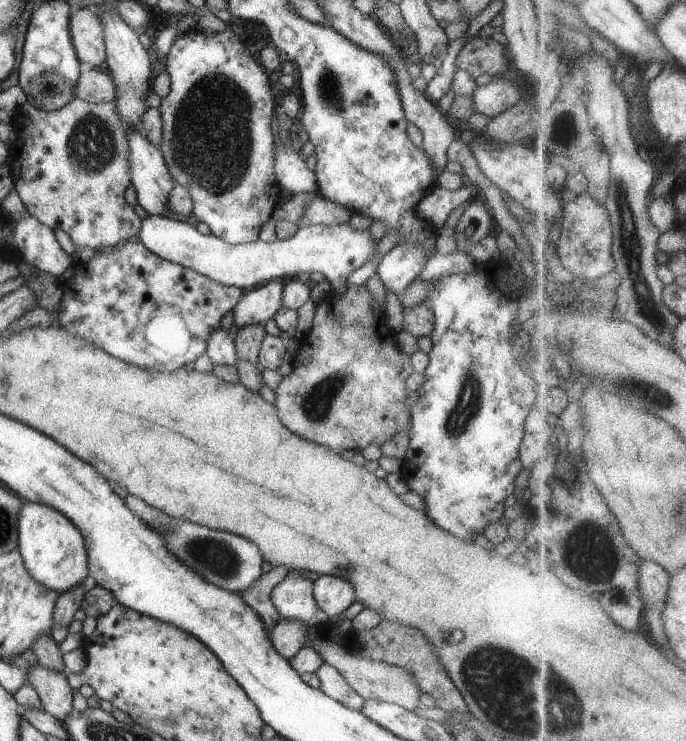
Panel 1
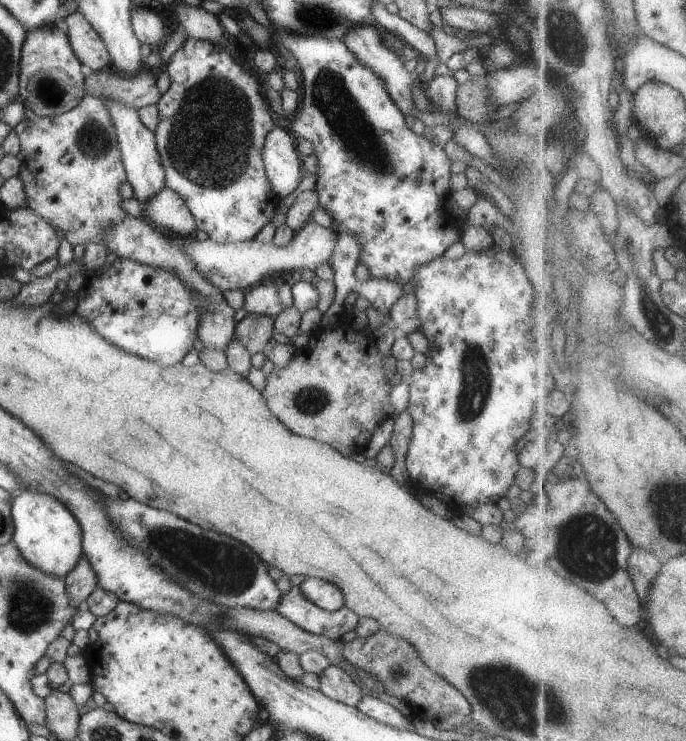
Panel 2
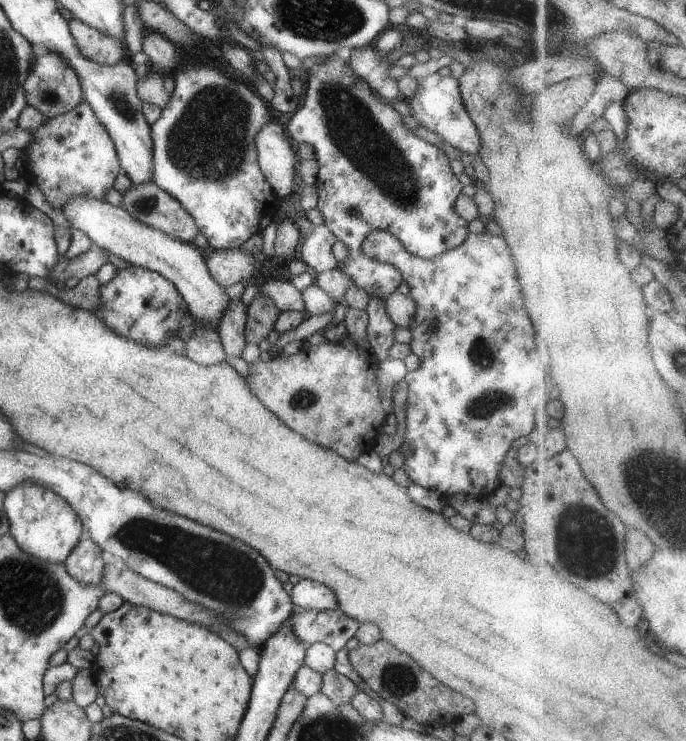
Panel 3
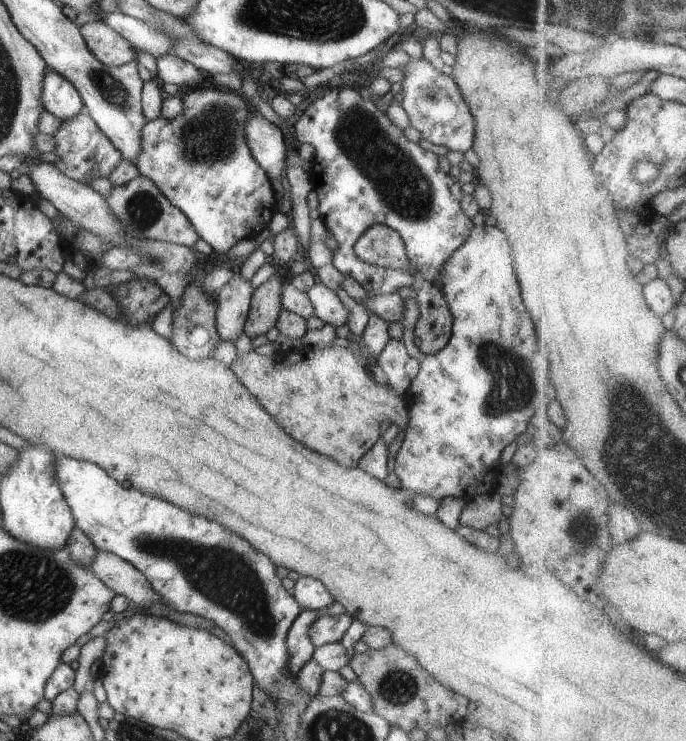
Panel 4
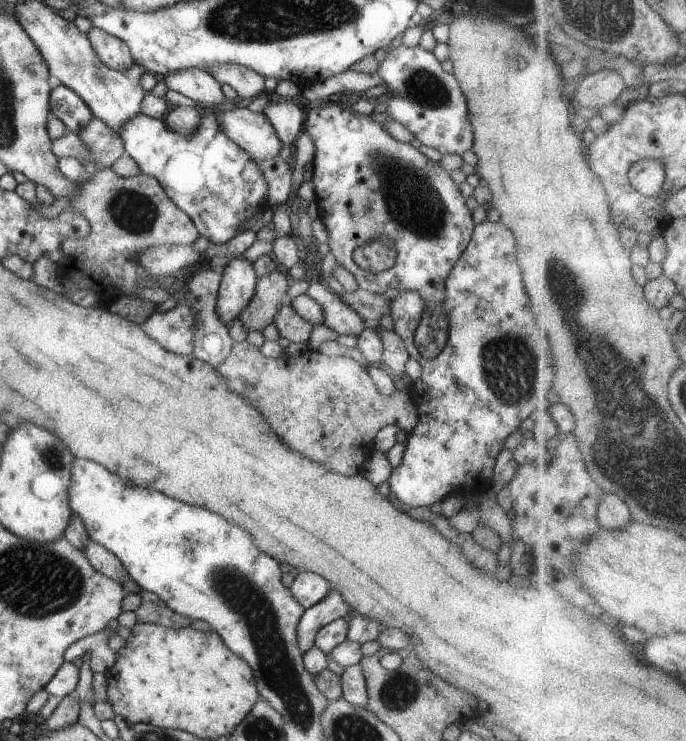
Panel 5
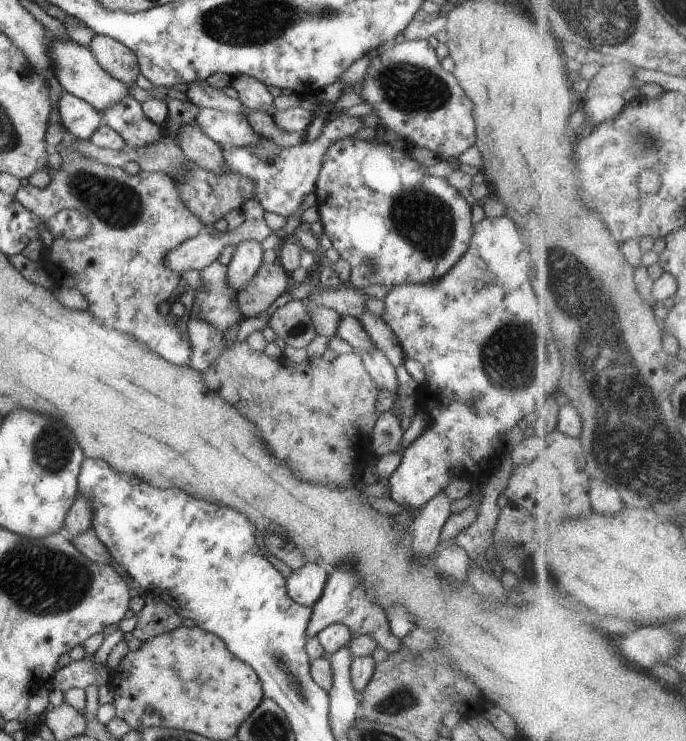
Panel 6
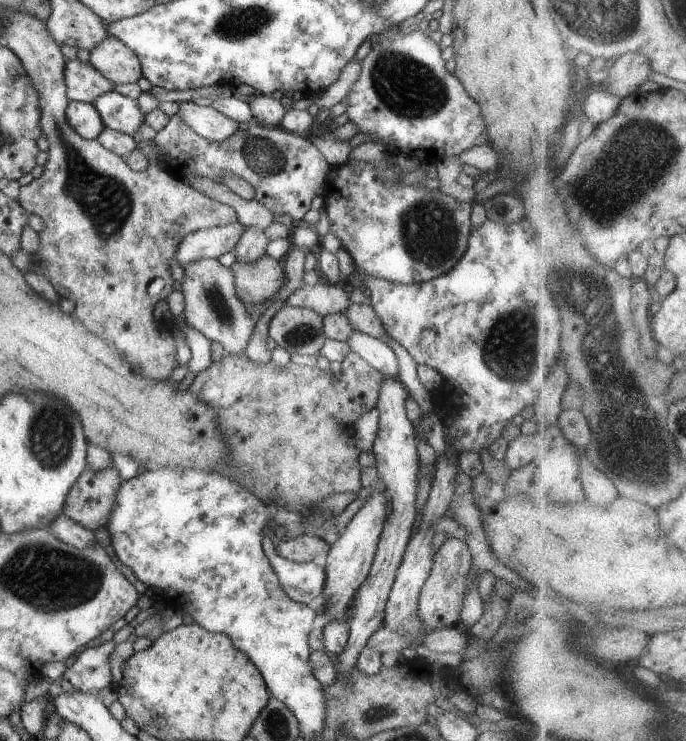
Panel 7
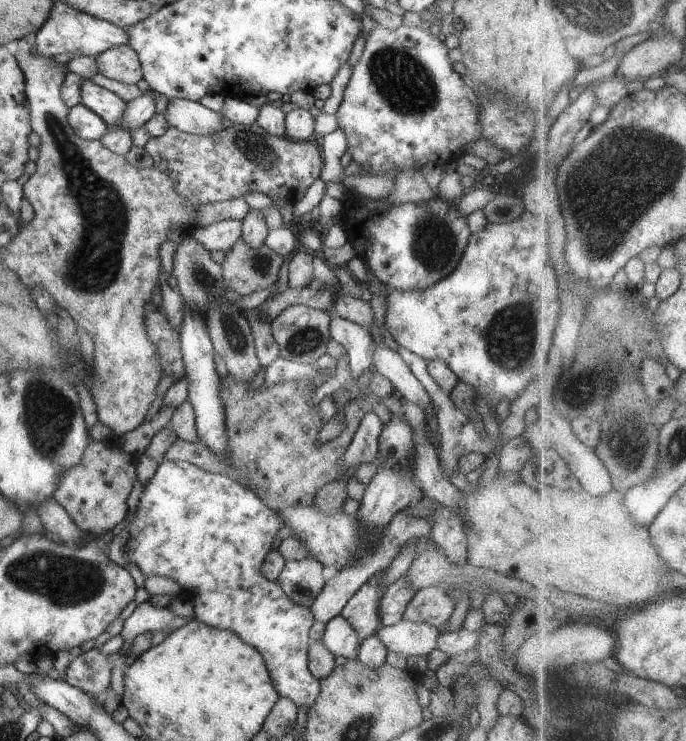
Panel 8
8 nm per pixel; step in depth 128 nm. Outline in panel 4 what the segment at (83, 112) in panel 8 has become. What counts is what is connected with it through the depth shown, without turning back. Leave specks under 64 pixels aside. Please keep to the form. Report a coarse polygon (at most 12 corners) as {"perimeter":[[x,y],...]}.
{"perimeter":[[50,68],[42,80],[44,110],[63,121],[85,108],[70,81]]}

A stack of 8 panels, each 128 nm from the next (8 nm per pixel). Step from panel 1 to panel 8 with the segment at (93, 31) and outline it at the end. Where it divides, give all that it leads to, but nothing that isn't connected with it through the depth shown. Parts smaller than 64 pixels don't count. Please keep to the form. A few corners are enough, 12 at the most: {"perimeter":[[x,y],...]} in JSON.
{"perimeter":[[114,46],[95,60],[98,72],[124,84],[143,78],[138,55]]}

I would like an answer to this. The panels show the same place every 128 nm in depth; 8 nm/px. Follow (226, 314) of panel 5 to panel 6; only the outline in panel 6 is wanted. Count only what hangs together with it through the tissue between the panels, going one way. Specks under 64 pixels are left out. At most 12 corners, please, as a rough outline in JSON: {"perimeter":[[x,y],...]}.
{"perimeter":[[247,239],[227,266],[237,292],[263,264],[264,248]]}

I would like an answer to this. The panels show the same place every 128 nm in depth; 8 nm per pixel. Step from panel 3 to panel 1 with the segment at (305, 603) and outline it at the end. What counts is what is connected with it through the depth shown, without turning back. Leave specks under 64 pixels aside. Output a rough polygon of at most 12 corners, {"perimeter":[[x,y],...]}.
{"perimeter":[[316,578],[313,597],[330,618],[356,600],[350,582]]}

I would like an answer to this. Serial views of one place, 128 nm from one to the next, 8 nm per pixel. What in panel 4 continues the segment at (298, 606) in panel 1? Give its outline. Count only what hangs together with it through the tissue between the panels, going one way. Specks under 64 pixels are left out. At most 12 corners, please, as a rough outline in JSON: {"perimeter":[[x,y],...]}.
{"perimeter":[[348,614],[320,616],[310,626],[318,648],[340,643],[355,620]]}

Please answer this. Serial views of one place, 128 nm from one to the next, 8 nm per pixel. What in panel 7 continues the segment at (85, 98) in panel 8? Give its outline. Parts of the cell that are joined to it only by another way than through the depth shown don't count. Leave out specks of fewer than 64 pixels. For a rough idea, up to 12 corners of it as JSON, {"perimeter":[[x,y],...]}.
{"perimeter":[[116,91],[92,104],[105,128],[134,136],[144,124],[138,101]]}

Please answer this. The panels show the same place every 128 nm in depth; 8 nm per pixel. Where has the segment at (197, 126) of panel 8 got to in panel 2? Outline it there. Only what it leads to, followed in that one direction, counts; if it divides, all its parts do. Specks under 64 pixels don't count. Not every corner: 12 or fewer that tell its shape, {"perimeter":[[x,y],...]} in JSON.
{"perimeter":[[275,126],[262,158],[267,179],[281,199],[304,174],[296,140]]}

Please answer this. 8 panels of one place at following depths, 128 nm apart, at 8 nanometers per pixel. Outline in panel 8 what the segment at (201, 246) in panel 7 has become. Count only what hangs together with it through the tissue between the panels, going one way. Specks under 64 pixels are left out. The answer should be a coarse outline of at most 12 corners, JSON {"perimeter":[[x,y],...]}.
{"perimeter":[[240,220],[189,231],[208,252],[230,250],[241,238]]}

